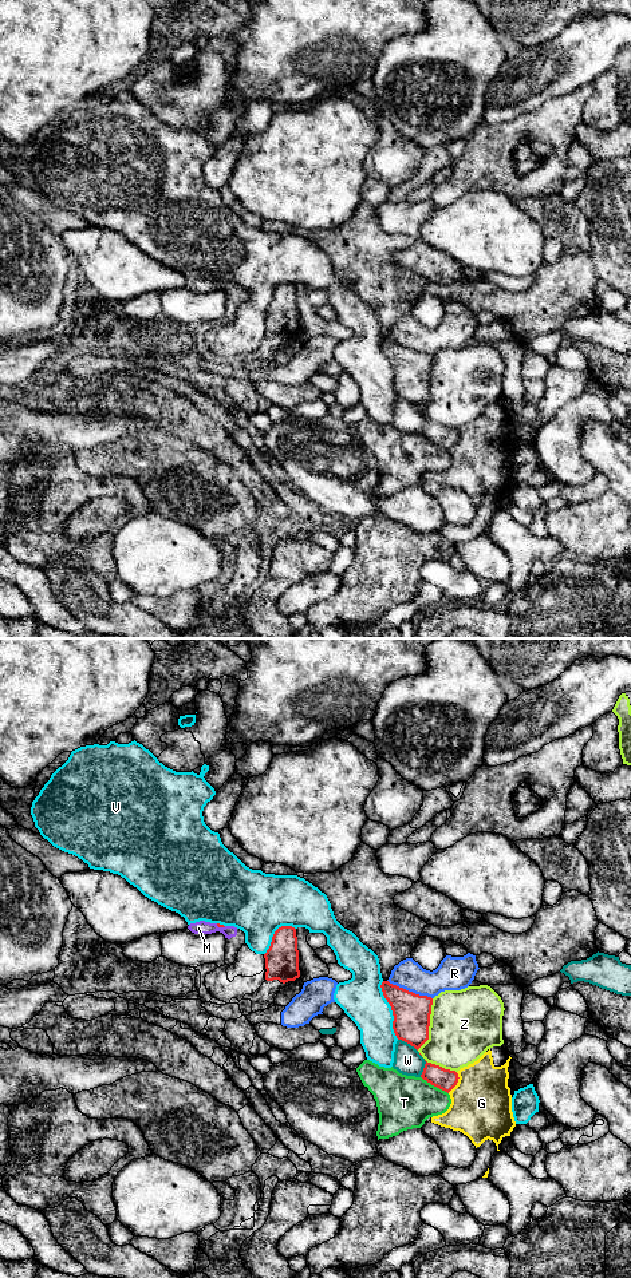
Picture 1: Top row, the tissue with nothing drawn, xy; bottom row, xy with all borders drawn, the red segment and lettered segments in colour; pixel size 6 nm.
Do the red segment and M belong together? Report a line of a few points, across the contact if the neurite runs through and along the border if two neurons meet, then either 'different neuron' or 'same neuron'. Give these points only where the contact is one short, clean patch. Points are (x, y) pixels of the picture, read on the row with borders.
same neuron

